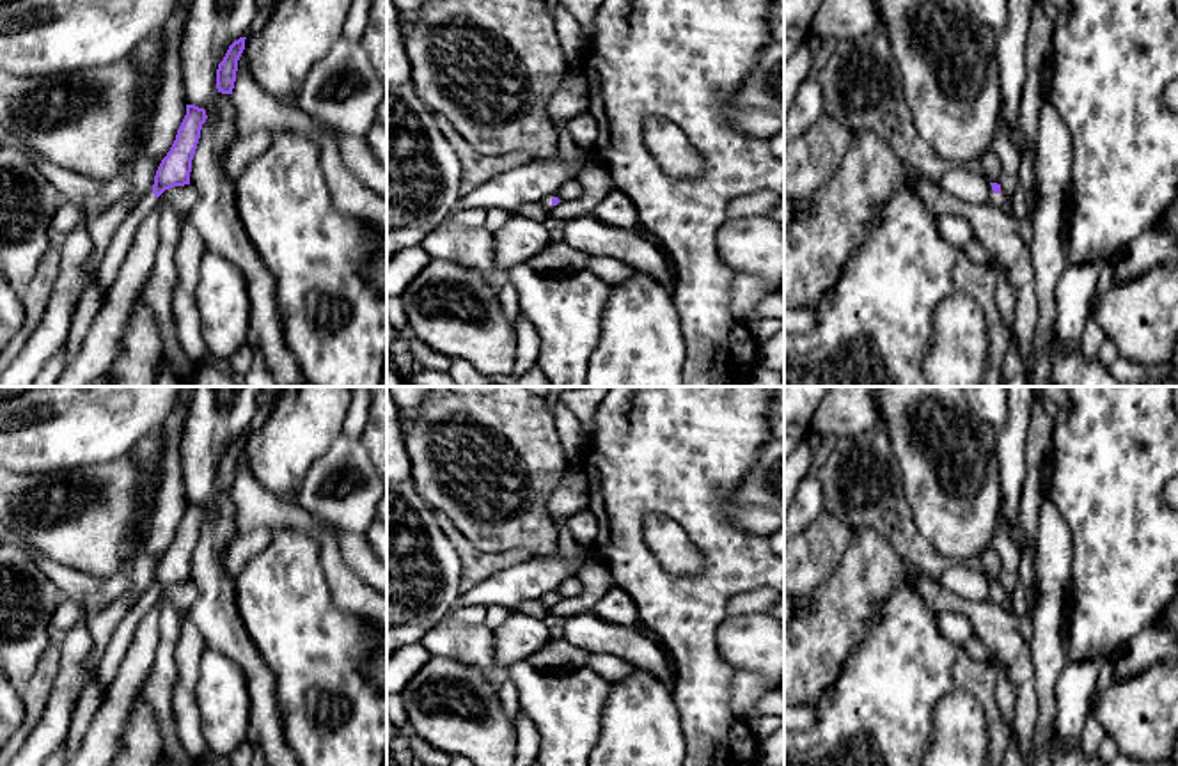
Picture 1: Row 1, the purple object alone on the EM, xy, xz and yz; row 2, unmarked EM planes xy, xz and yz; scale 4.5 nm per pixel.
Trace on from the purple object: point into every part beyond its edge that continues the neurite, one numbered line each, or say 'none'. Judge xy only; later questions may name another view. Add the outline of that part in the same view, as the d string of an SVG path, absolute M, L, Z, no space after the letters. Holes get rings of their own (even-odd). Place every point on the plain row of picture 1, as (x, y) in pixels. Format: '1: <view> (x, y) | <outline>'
1: xy (107, 671) | M154 590L145 592L138 603L124 615L121 624L112 635L110 645L103 654L94 683L99 686L103 695L108 692L110 684L115 681L121 663L126 656L126 651L133 640L135 629L149 608L158 606L158 596Z

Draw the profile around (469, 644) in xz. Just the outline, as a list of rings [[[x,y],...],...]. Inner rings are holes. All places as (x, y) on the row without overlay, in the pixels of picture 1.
[[[445,617],[420,638],[420,644],[431,658],[474,667],[491,679],[500,679],[493,660],[493,631],[484,624],[465,624]]]

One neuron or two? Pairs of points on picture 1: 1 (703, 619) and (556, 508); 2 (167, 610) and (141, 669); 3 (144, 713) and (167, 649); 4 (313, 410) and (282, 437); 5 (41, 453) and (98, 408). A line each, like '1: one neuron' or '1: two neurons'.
1: two neurons
2: two neurons
3: two neurons
4: one neuron
5: one neuron

